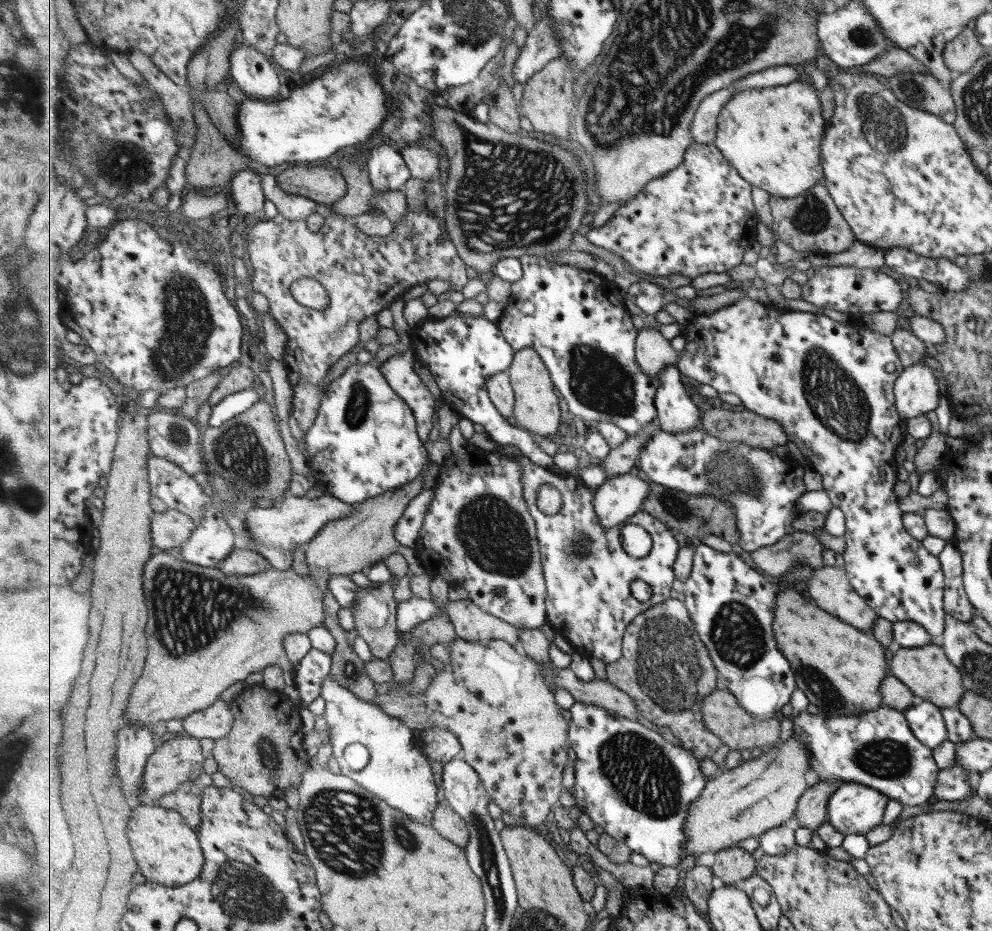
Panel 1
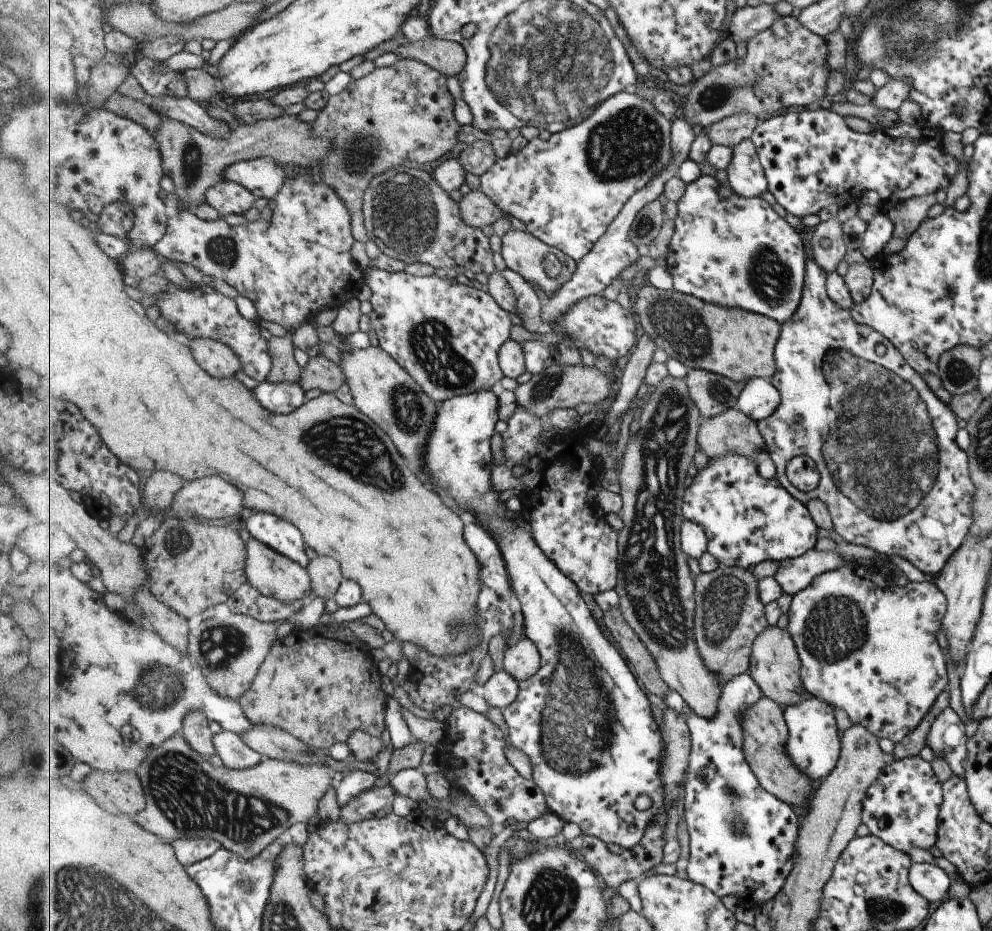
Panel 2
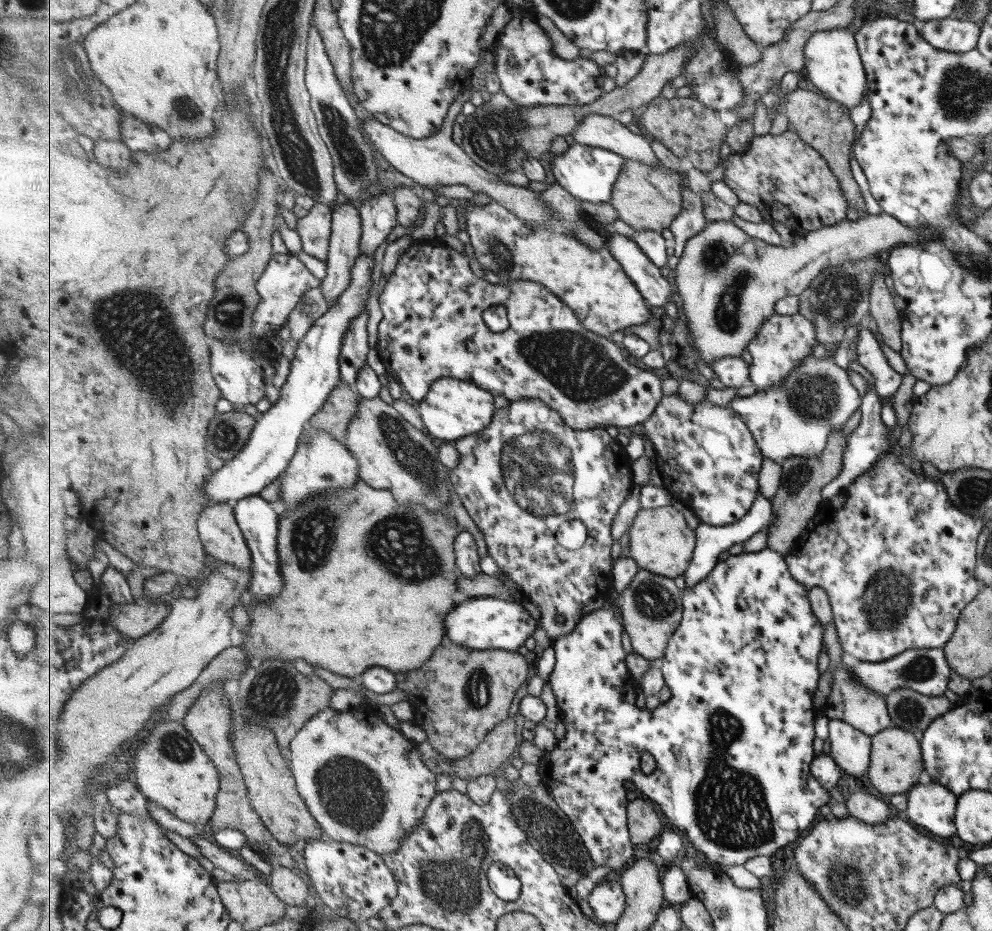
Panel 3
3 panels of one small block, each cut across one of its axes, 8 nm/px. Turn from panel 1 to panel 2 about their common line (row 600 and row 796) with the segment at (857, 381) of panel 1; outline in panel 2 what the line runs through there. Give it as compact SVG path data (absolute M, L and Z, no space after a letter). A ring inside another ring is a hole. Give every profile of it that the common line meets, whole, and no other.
M919 755L905 757L881 769L863 798L860 818L871 835L899 852L906 854L911 848L931 851L937 840L936 822L941 801L942 786L930 762Z

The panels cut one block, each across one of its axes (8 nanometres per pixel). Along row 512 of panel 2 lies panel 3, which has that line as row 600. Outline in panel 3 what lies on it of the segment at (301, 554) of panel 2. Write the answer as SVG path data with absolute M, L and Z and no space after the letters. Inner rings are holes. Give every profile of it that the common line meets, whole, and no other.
M259 495L248 496L233 504L239 527L246 537L247 544L250 545L252 556L254 557L254 563L252 564L254 578L253 583L248 588L247 598L251 598L251 601L255 602L257 600L271 600L277 594L281 594L281 590L285 586L278 549L279 510L270 501Z

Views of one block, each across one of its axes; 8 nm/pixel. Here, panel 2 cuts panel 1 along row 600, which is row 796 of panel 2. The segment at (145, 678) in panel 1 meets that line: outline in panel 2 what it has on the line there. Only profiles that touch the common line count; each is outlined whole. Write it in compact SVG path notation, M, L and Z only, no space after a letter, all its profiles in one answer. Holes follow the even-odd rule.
M183 734L168 738L162 745L151 749L136 771L142 778L148 798L146 809L134 816L143 828L155 832L170 844L185 837L210 838L246 859L263 854L265 848L277 838L286 838L287 829L293 824L307 824L317 812L329 786L336 785L327 764L302 765L264 758L257 766L245 770L232 769L225 764L215 767L187 742Z

